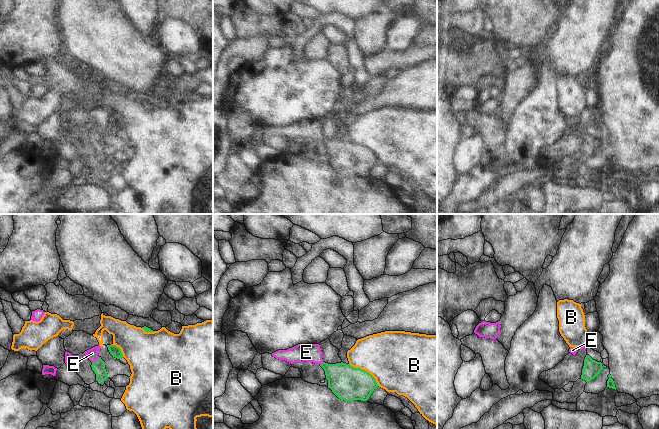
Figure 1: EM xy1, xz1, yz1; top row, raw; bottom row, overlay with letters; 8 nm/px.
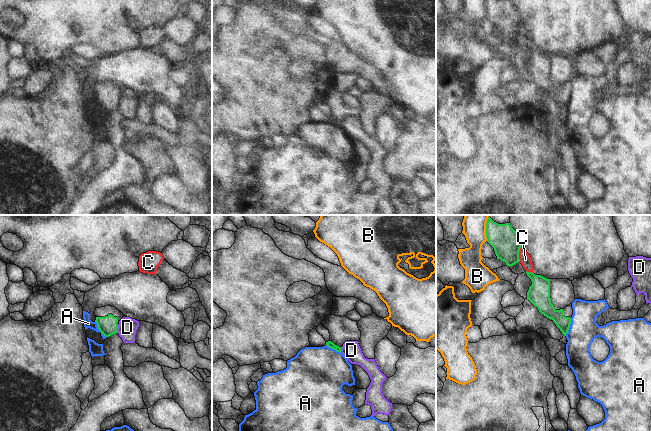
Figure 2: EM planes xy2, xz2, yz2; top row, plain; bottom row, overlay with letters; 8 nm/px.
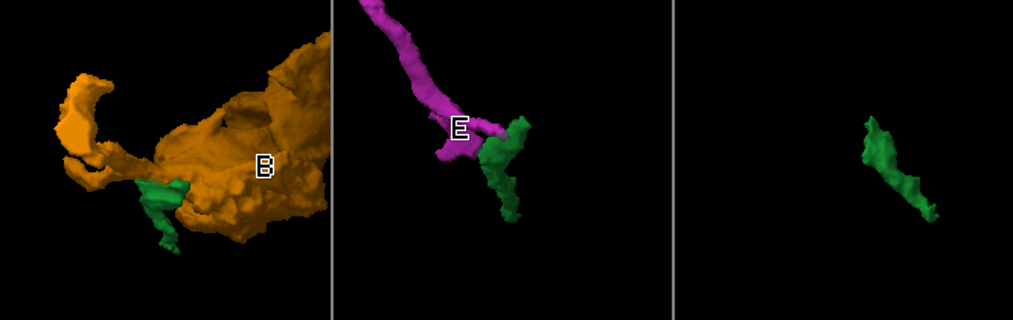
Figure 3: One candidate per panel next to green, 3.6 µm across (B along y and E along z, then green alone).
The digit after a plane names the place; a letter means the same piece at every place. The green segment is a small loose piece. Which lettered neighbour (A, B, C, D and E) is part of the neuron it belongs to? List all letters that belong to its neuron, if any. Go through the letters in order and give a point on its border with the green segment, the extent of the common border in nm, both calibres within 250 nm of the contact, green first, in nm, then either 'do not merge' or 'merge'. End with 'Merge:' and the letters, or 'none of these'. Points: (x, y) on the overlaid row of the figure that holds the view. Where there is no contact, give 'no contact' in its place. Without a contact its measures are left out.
A: contact yz2 (569, 327); length 150 nm; calibres 120 and 220 nm; do not merge
B: contact xz1 (364, 370); length 300 nm; calibres 280 and 440 nm; do not merge
C: contact yz2 (518, 254); length 130 nm; calibres 220 and 90 nm; do not merge
D: contact xy2 (117, 327); length 70 nm; calibres 150 and 160 nm; do not merge
E: contact xy1 (96, 360); length 80 nm; calibres 100 and 90 nm; merge
Merge: E

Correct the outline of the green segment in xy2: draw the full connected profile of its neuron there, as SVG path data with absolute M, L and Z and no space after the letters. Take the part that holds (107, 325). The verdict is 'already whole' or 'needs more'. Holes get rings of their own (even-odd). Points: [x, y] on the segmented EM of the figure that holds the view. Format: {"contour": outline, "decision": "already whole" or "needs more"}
{"contour": "M110 305L96 308L94 311L96 316L99 331L105 336L109 337L118 333L117 328L119 321L123 318L123 313Z", "decision": "needs more"}

